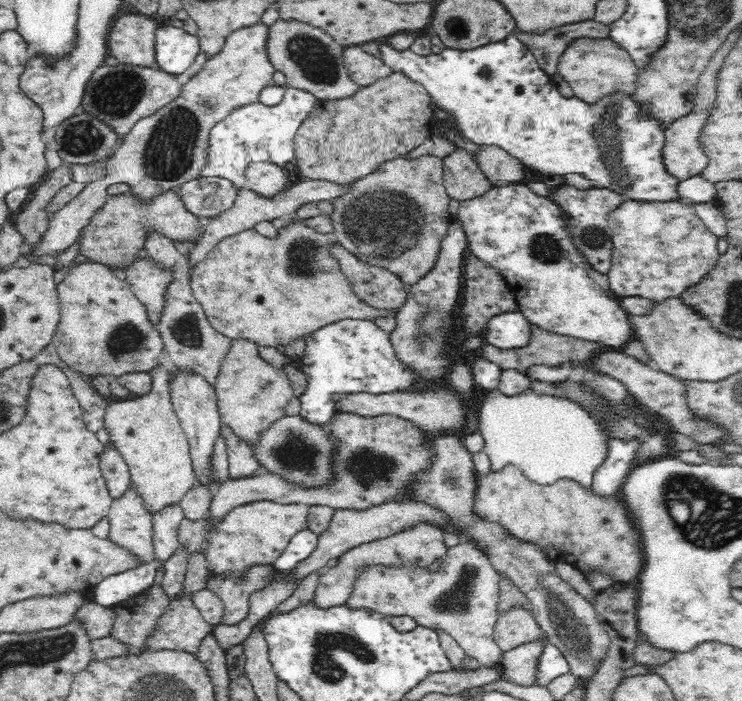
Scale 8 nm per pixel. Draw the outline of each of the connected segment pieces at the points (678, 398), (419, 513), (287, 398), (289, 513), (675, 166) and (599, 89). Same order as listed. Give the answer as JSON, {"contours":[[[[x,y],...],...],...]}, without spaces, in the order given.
{"contours":[[[[619,350],[594,353],[589,358],[587,367],[594,368],[598,372],[609,374],[622,381],[638,404],[670,419],[673,426],[672,430],[689,438],[694,444],[699,444],[699,446],[718,444],[718,446],[726,448],[725,438],[723,438],[723,434],[719,430],[713,430],[709,424],[693,420],[691,414],[687,412],[680,379],[659,372],[646,364],[646,362],[632,358]]],[[[390,500],[387,503],[379,504],[378,506],[370,507],[366,510],[334,510],[330,517],[330,522],[327,522],[327,527],[319,534],[318,548],[305,562],[298,566],[296,573],[304,578],[313,571],[323,571],[326,569],[326,562],[330,558],[338,558],[344,554],[349,548],[358,546],[362,543],[375,541],[395,532],[401,528],[418,521],[428,521],[428,523],[436,523],[438,526],[446,527],[445,518],[431,510],[425,504],[419,502],[408,502],[404,500]]],[[[245,338],[231,339],[214,385],[223,424],[230,426],[250,446],[258,431],[286,415],[286,406],[295,398],[283,369],[266,362],[260,356],[260,345]]],[[[258,499],[254,502],[240,503],[226,511],[221,517],[214,519],[210,512],[201,520],[190,520],[182,517],[176,527],[176,552],[182,552],[189,562],[192,558],[203,560],[203,570],[209,580],[231,580],[233,584],[248,580],[248,574],[258,566],[274,564],[278,555],[284,550],[287,542],[301,530],[308,529],[309,505],[298,503],[277,503],[270,499]]],[[[714,104],[690,111],[669,124],[666,163],[668,170],[682,181],[702,173],[708,167],[709,156],[705,154],[702,138],[712,117],[712,110]]],[[[578,37],[562,51],[557,62],[557,70],[578,97],[593,101],[602,93],[616,87],[633,94],[637,70],[631,58],[618,45],[606,39]]]]}

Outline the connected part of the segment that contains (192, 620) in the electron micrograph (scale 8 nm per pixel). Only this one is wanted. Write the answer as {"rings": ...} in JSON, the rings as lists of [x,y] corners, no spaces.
{"rings":[[[173,602],[148,648],[178,650],[195,655],[203,641],[212,635],[213,629],[214,625],[204,621],[192,604]]]}

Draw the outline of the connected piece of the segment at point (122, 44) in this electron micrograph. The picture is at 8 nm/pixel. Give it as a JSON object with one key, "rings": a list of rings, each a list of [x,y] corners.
{"rings":[[[142,14],[120,16],[114,24],[108,38],[109,54],[119,64],[159,70],[156,60],[158,24]]]}

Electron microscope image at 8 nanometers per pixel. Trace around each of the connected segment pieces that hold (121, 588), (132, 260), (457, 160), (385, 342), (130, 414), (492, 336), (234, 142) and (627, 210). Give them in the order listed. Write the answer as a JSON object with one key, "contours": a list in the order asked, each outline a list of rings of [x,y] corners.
{"contours":[[[[160,559],[138,568],[138,570],[129,570],[110,576],[104,582],[100,582],[94,590],[95,601],[101,602],[122,602],[132,598],[134,593],[148,586],[154,579],[162,577],[164,573],[164,561]]],[[[175,187],[160,192],[152,198],[138,194],[106,194],[103,203],[93,210],[87,223],[79,230],[76,241],[76,257],[84,258],[85,263],[106,267],[119,277],[147,257],[146,244],[150,236],[161,236],[171,244],[181,244],[190,250],[202,240],[206,232],[205,218],[192,214],[184,204],[183,188]]],[[[460,147],[445,157],[444,181],[448,195],[459,202],[478,198],[495,188],[477,169],[471,154]]],[[[345,318],[333,323],[328,323],[322,328],[309,332],[306,336],[304,352],[296,360],[296,365],[304,373],[307,387],[304,395],[300,397],[302,415],[316,423],[326,423],[333,414],[332,394],[348,395],[366,392],[367,394],[385,394],[398,390],[411,388],[413,376],[400,367],[395,360],[393,348],[389,341],[388,333],[378,328],[373,321],[368,319]]],[[[159,365],[151,374],[153,384],[149,394],[136,400],[125,399],[110,403],[104,426],[108,428],[110,439],[116,441],[118,452],[130,467],[132,483],[138,485],[138,491],[142,491],[155,512],[165,504],[178,503],[198,478],[187,437],[168,399],[169,373],[164,366]]],[[[519,310],[494,315],[482,333],[484,344],[513,351],[530,346],[532,336],[534,325]]],[[[286,87],[282,100],[274,106],[264,106],[258,102],[244,103],[240,106],[235,106],[232,110],[228,111],[226,118],[224,118],[213,129],[210,136],[210,149],[209,149],[209,164],[208,167],[202,170],[202,177],[215,176],[227,178],[237,188],[242,189],[244,186],[244,169],[246,166],[256,162],[274,162],[280,167],[294,159],[294,148],[292,147],[292,140],[296,136],[296,130],[300,127],[300,123],[308,117],[312,109],[317,105],[318,98],[314,93],[308,90],[302,90],[298,87]]],[[[624,201],[620,208],[609,216],[611,230],[611,266],[607,276],[608,293],[613,297],[642,297],[650,301],[661,301],[682,295],[687,286],[692,286],[714,264],[720,256],[716,249],[717,237],[696,216],[692,205],[687,202],[677,204],[643,204]]]]}

